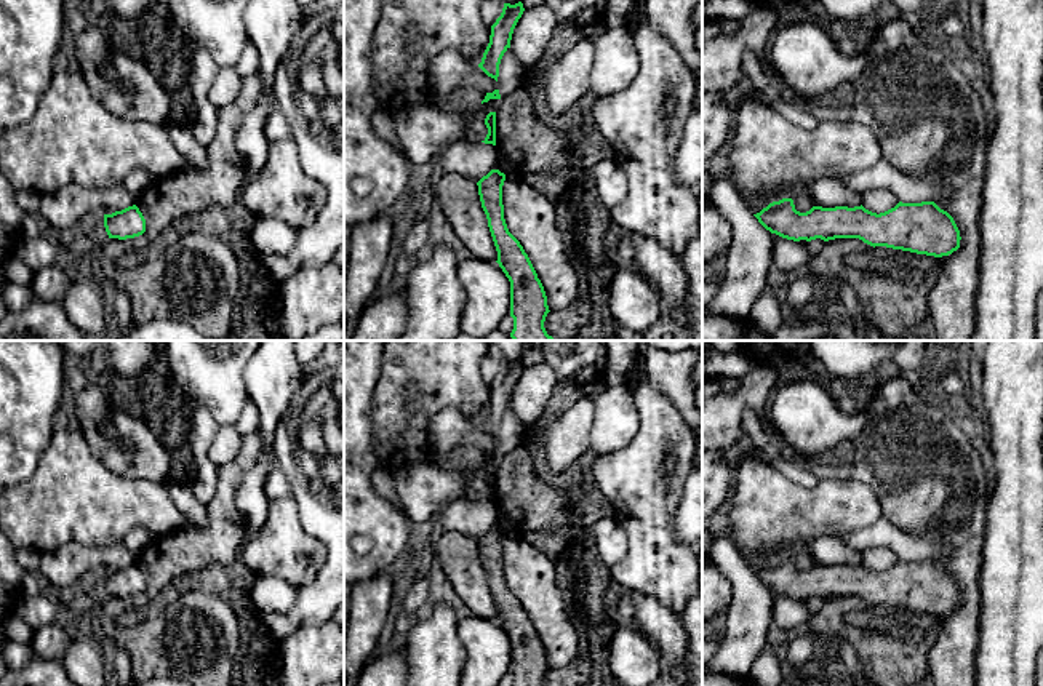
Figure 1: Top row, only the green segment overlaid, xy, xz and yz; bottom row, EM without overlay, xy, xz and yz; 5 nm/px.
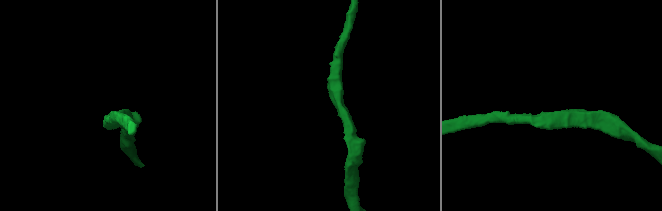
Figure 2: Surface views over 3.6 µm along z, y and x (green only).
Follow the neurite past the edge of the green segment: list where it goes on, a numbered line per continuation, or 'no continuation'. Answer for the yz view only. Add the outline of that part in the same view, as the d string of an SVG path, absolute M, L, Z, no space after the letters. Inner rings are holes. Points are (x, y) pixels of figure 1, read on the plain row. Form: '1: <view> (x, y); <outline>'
no continuation

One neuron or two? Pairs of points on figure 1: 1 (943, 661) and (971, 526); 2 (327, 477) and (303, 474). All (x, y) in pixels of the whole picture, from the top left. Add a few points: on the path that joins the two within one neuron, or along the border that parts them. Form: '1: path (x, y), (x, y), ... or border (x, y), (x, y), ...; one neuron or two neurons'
1: path (960, 627), (968, 613), (968, 560); one neuron
2: path (320, 477), (309, 477); one neuron

